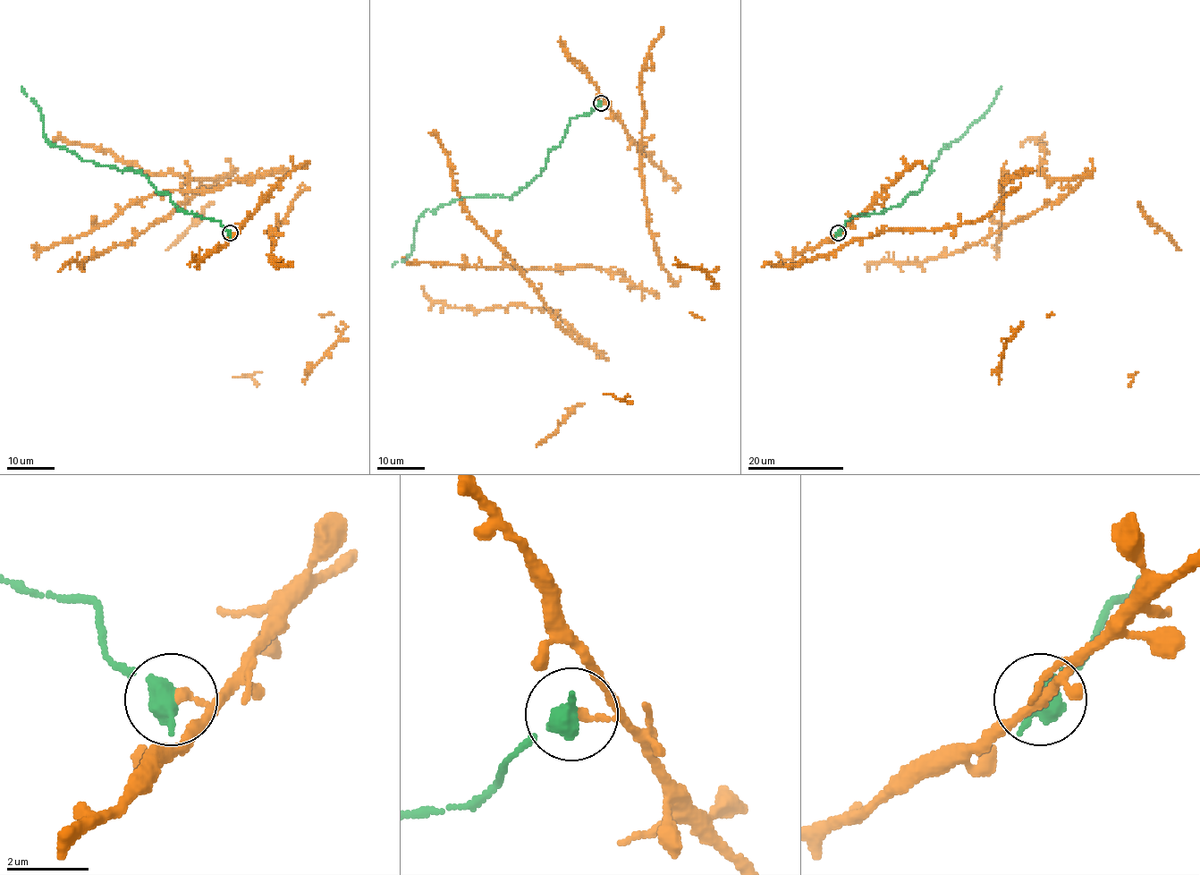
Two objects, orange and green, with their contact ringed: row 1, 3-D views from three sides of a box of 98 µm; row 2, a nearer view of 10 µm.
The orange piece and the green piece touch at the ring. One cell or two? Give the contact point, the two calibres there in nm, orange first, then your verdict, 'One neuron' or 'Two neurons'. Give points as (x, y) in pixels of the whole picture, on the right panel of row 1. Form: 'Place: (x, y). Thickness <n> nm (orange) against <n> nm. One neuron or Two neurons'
Place: (838, 233). Thickness 200 nm (orange) against 600 nm. Two neurons

